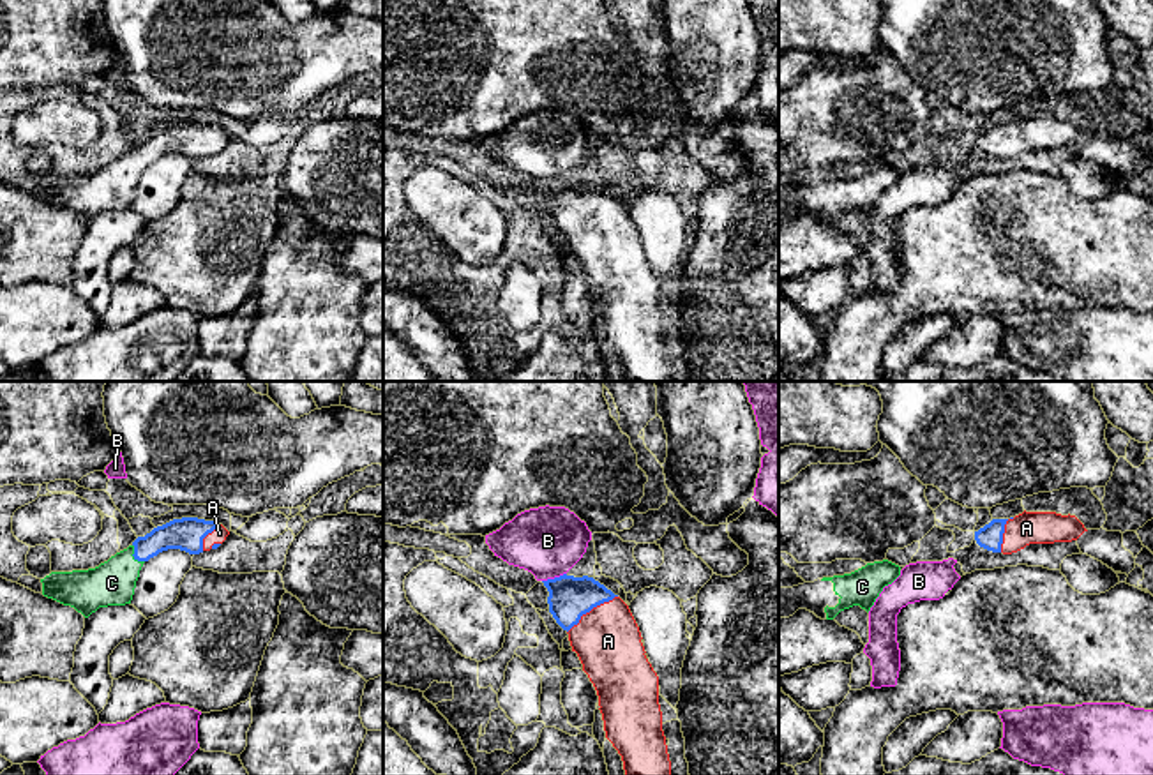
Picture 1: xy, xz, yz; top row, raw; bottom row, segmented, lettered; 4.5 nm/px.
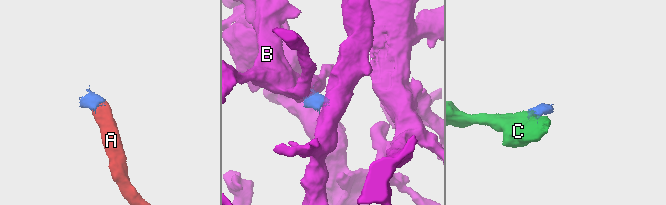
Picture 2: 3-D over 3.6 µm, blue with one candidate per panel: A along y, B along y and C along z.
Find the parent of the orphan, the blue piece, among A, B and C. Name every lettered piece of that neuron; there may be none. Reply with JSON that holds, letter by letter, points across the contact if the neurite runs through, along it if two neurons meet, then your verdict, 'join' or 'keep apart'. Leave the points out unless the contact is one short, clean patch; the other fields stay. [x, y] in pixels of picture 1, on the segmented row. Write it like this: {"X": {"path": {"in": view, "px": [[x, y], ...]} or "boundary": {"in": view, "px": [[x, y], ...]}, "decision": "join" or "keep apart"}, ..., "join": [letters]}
{"A": {"path": {"in": "xz", "px": [[571, 597], [590, 609], [608, 641]]}, "decision": "join"}, "B": {"boundary": {"in": "xz", "px": [[565, 572], [542, 581]]}, "decision": "keep apart"}, "C": {"path": {"in": "xy", "px": [[182, 534], [163, 537], [133, 555], [112, 583]]}, "decision": "join"}, "join": ["A", "C"]}

